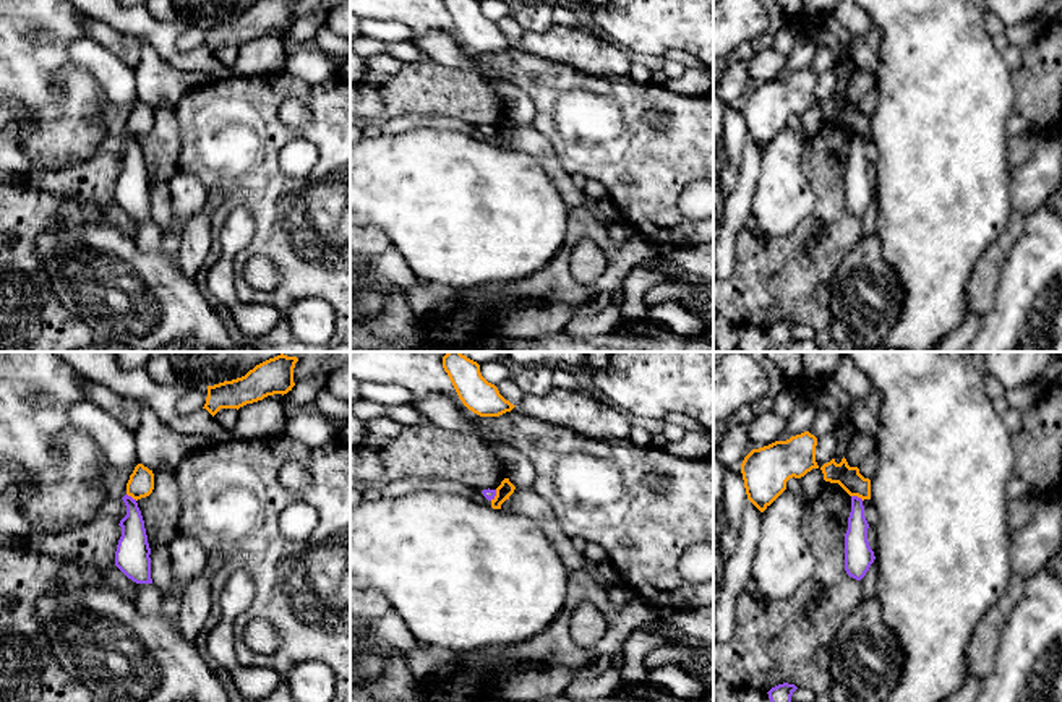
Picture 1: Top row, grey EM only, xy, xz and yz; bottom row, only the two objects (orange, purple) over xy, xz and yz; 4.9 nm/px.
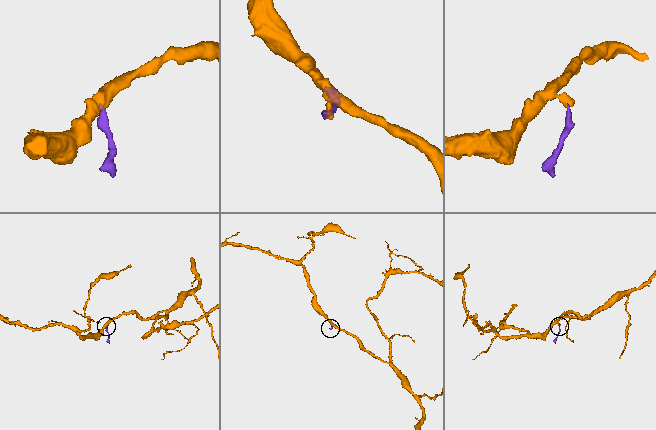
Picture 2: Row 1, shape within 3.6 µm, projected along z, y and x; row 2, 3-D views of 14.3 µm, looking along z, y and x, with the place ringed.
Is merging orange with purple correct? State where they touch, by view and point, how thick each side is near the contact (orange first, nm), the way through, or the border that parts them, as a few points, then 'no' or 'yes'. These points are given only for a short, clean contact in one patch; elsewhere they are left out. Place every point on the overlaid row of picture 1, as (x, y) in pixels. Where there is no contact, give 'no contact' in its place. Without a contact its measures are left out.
meets orange in yz at (858, 496); 120 nm thick on the orange side, 130 nm on the other; border along yz (852, 495), (863, 500); no

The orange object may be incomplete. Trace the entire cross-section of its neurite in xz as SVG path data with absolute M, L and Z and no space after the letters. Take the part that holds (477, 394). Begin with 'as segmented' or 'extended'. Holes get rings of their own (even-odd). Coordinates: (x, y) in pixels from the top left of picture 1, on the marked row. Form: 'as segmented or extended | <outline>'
as segmented | M447 352L443 357L443 368L462 404L473 413L499 417L516 407L499 394L495 384L482 376L480 365L460 352Z

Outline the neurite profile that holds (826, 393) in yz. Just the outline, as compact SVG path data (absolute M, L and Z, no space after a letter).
M835 378L814 379L801 386L804 400L817 405L817 409L827 409L833 417L837 428L841 430L848 441L858 431L851 420L853 399L848 392L835 381Z

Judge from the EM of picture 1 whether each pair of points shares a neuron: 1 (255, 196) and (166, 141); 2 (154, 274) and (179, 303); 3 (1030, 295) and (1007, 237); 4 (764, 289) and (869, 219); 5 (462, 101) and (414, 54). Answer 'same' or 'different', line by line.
1: different
2: same
3: different
4: different
5: different

